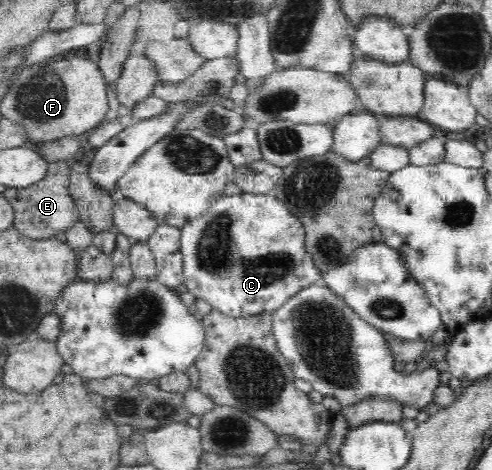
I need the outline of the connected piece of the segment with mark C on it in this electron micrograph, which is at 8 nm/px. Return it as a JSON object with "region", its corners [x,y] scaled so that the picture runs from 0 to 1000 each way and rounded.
{"region":[[[543,413],[453,415],[413,457],[368,483],[376,606],[396,634],[415,636],[453,670],[476,677],[553,666],[616,611],[652,600],[652,581],[620,530],[620,487],[575,432]]]}

